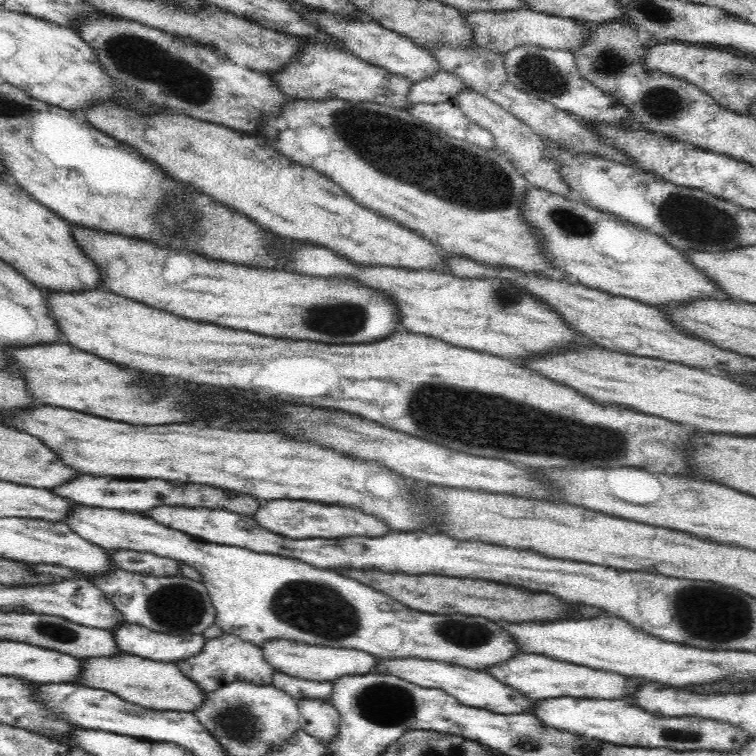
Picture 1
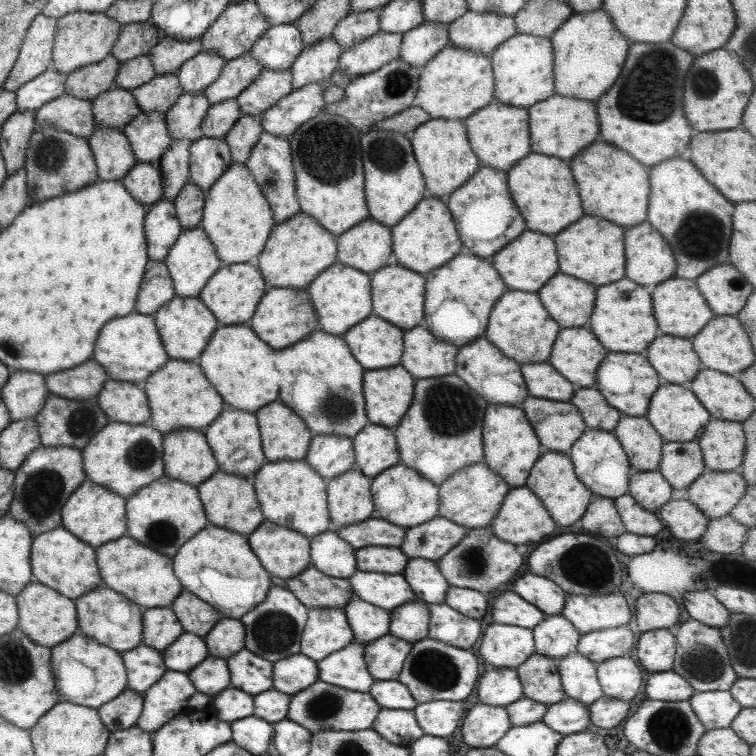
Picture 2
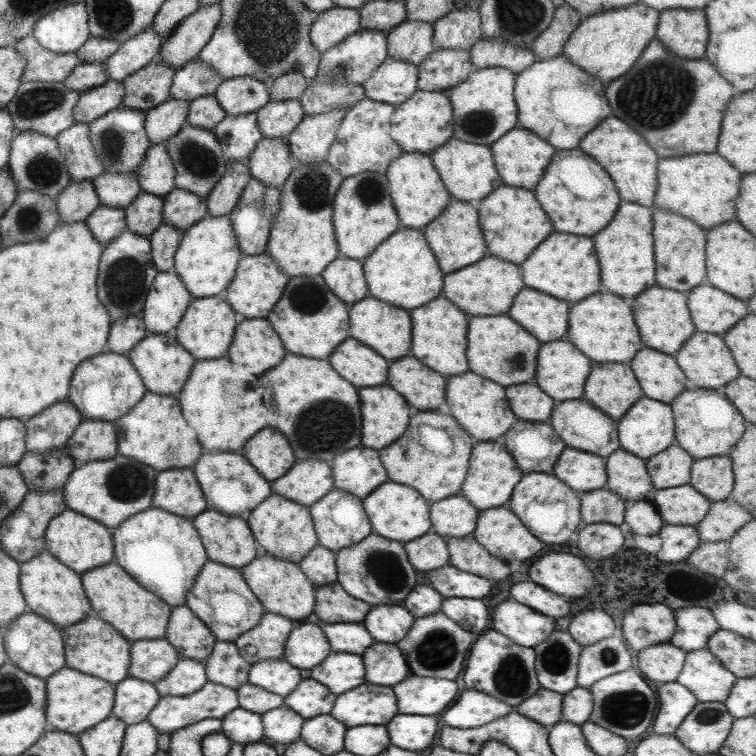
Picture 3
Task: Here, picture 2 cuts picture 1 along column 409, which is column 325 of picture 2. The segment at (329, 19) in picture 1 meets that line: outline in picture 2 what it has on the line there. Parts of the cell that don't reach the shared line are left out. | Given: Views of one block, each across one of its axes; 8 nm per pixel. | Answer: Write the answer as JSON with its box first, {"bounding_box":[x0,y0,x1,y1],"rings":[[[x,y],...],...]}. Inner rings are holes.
{"bounding_box":[290,36,342,90],"rings":[[[332,36],[305,47],[290,66],[291,90],[330,78],[337,69],[342,51]]]}

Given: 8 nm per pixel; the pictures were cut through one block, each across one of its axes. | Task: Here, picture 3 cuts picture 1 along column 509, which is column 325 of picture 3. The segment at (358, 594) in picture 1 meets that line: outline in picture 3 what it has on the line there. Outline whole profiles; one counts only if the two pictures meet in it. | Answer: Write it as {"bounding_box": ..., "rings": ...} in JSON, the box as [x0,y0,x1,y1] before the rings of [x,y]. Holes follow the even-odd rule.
{"bounding_box":[283,624,329,670],"rings":[[[301,624],[292,628],[283,648],[283,658],[293,667],[311,670],[329,654],[329,643],[320,624]]]}

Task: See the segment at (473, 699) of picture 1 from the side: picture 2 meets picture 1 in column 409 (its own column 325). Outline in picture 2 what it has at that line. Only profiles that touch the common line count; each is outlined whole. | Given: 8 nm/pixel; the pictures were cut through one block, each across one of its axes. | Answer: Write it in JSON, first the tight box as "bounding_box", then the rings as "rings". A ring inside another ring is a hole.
{"bounding_box":[316,643,373,692],"rings":[[[349,643],[316,662],[317,678],[327,684],[355,692],[369,692],[373,677],[363,661],[364,645]]]}

